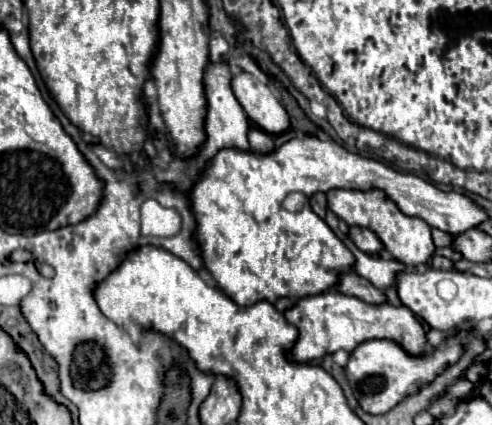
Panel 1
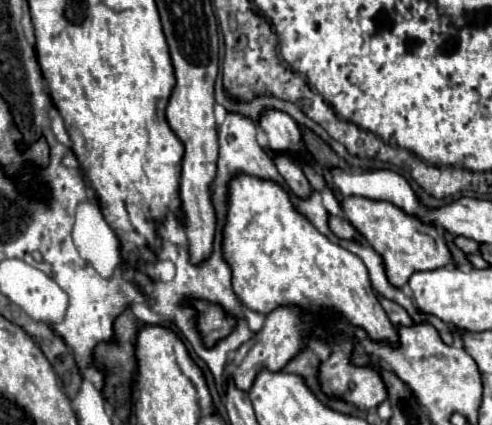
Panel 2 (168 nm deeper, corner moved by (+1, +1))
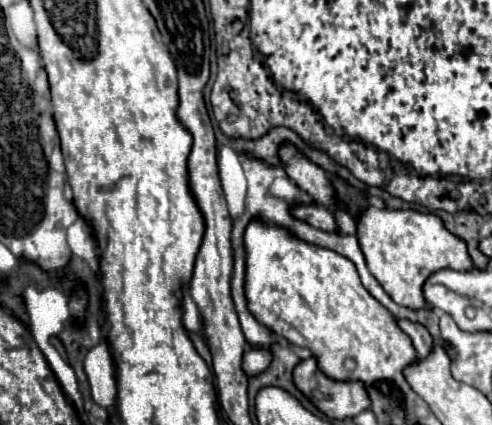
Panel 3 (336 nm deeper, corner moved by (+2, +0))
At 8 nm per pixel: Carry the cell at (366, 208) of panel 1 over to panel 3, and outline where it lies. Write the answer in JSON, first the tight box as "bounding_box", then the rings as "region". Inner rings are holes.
{"bounding_box":[356,206,472,308],"region":[[[368,206],[358,218],[356,232],[366,264],[372,276],[380,282],[386,294],[400,306],[424,308],[426,300],[422,296],[424,280],[442,268],[450,270],[468,270],[472,260],[466,252],[466,244],[452,236],[442,220],[432,212],[418,210],[392,210],[392,208],[374,208]]]}

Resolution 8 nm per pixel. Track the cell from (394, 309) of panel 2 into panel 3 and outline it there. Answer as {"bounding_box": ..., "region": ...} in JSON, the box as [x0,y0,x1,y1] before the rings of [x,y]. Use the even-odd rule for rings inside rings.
{"bounding_box":[396,318,434,356],"region":[[[404,318],[396,320],[396,324],[400,326],[400,330],[402,330],[404,334],[410,336],[410,340],[412,340],[412,344],[414,344],[418,356],[430,352],[430,346],[434,344],[434,340],[432,340],[430,332],[428,332],[422,324],[418,324],[418,322],[410,322],[410,320],[404,320]]]}

